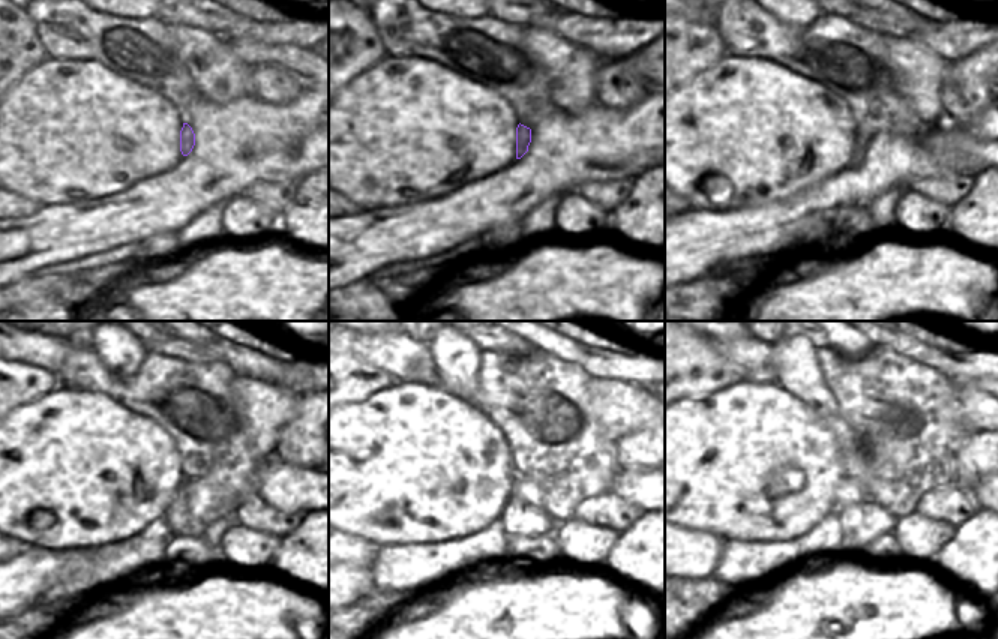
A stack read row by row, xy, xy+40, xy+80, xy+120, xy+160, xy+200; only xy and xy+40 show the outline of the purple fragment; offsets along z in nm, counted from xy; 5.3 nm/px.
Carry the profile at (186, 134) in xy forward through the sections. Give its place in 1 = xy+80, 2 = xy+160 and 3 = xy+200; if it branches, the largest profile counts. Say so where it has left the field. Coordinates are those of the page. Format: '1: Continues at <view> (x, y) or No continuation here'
1: Continues at xy+80 (862, 141)
2: Continues at xy+160 (520, 519)
3: Continues at xy+200 (860, 524)

